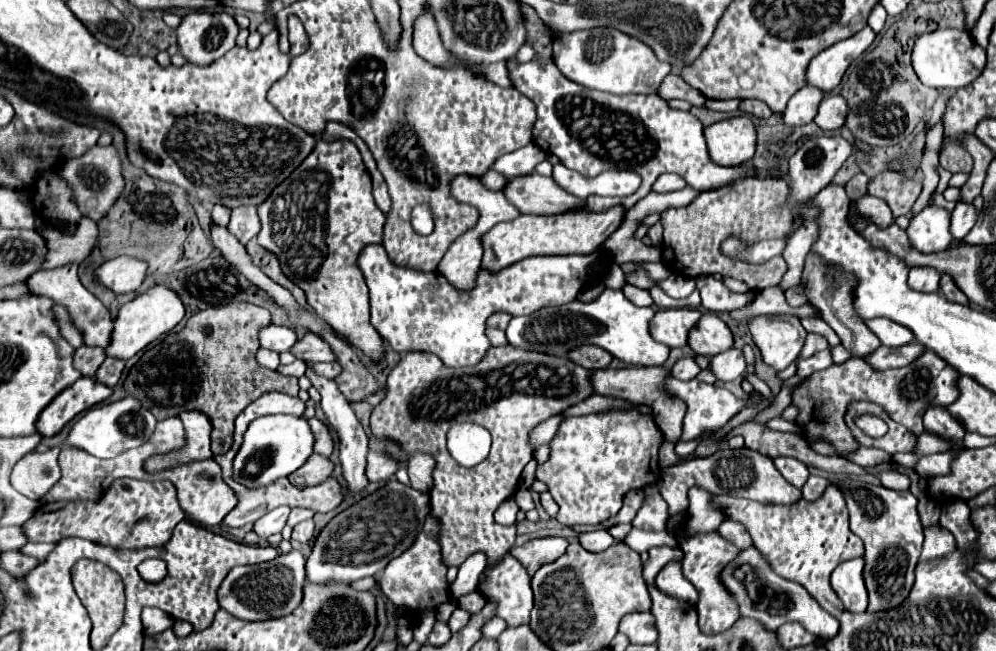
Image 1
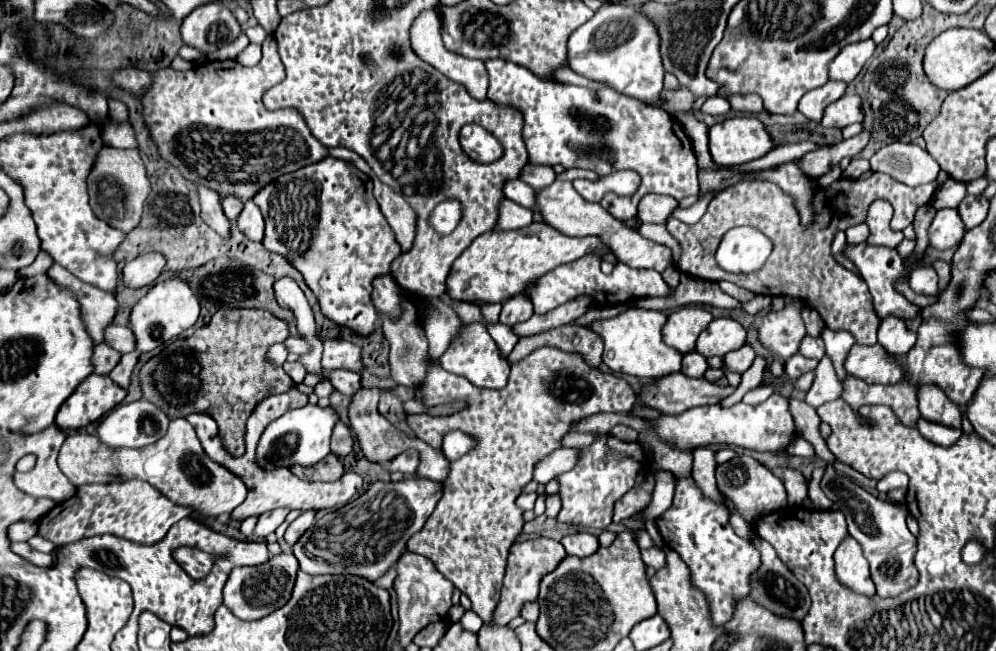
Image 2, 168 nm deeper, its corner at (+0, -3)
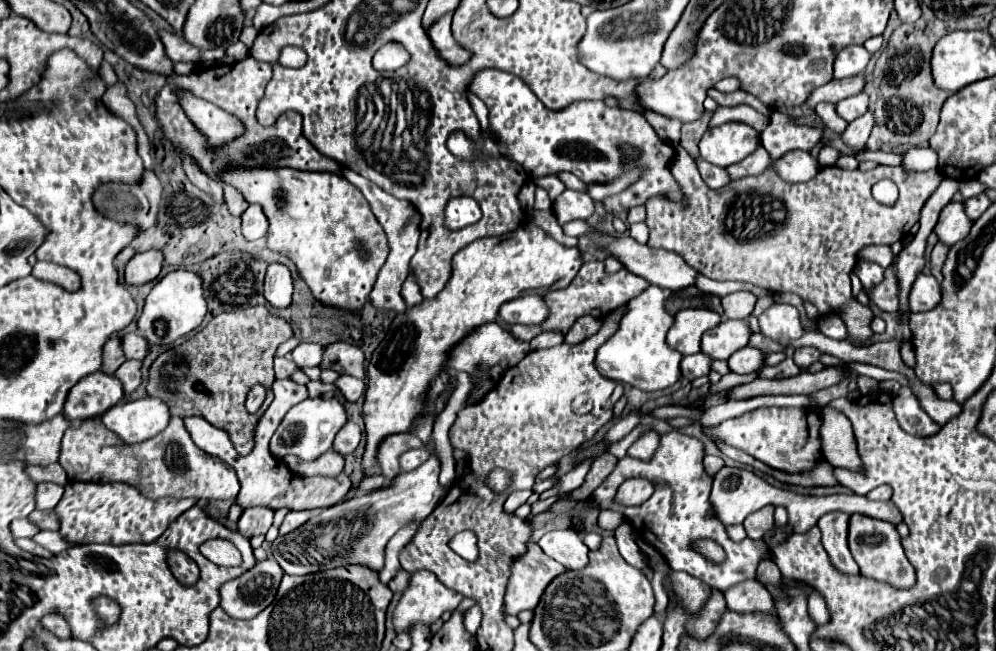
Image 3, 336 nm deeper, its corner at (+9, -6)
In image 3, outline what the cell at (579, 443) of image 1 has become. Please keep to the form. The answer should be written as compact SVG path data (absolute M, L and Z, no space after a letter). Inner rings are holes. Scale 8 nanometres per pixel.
M634 478L634 480L626 480L618 486L614 500L618 504L626 504L626 506L640 506L640 502L644 502L650 496L650 484L642 478Z

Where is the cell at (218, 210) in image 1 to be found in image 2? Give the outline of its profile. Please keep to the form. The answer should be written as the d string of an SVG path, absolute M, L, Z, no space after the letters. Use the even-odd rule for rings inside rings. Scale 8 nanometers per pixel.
M227 195L225 199L223 199L223 211L225 211L225 215L227 215L227 219L237 219L237 215L241 213L241 207L243 207L243 201L241 199L237 199L235 195Z

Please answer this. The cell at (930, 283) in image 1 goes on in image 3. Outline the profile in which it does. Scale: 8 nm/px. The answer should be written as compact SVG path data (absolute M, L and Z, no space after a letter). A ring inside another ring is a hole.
M918 274L910 290L910 310L924 312L940 302L940 284L934 276Z

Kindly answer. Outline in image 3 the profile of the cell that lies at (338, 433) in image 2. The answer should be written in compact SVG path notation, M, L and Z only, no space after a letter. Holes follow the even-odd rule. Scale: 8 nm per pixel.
M346 422L346 426L340 430L340 434L336 434L332 448L338 454L346 456L346 454L350 454L350 452L356 450L358 442L360 442L360 428L354 422Z

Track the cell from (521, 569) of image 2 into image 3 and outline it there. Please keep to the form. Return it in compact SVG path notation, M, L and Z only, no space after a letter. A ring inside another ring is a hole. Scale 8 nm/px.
M528 542L526 544L526 552L520 554L520 556L516 556L514 562L510 564L510 580L508 580L508 588L506 588L506 596L504 596L504 614L508 616L508 614L518 614L522 610L534 610L534 606L538 604L538 600L540 600L544 588L548 586L548 582L554 576L562 574L564 570L566 568L560 562L548 558L540 550L538 544Z

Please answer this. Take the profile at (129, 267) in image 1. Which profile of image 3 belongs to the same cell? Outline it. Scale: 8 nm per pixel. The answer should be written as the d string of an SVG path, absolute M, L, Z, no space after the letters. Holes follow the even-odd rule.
M148 250L142 254L136 254L126 264L126 284L146 284L158 278L162 270L162 252L160 250Z

